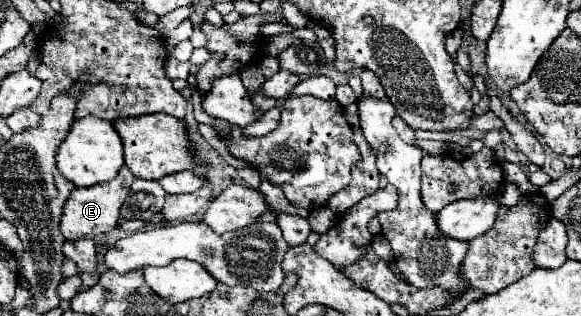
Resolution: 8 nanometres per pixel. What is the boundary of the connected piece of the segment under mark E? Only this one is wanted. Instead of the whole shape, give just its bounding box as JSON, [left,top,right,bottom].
[61,164,135,240]

